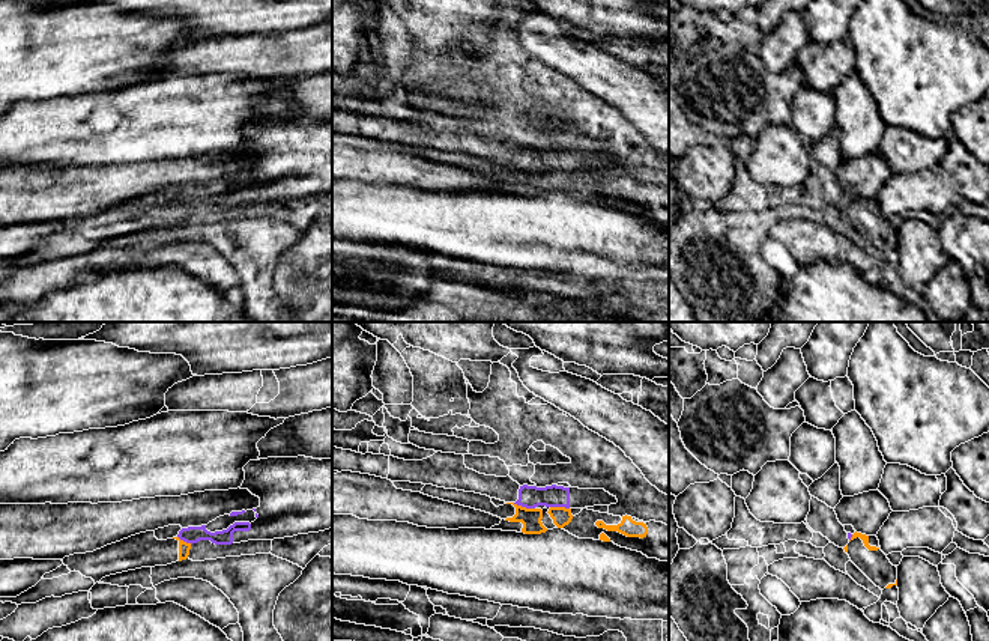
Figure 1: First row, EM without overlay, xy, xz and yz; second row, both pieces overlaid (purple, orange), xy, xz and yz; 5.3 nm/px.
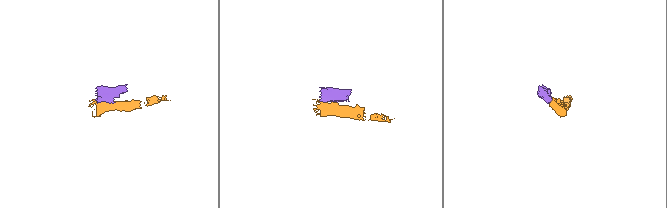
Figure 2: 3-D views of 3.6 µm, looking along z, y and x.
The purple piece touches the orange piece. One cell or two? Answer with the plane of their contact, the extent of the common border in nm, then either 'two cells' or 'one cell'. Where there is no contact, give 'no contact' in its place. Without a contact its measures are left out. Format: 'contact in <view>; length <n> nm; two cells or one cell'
contact in xz; length 120 nm; two cells

